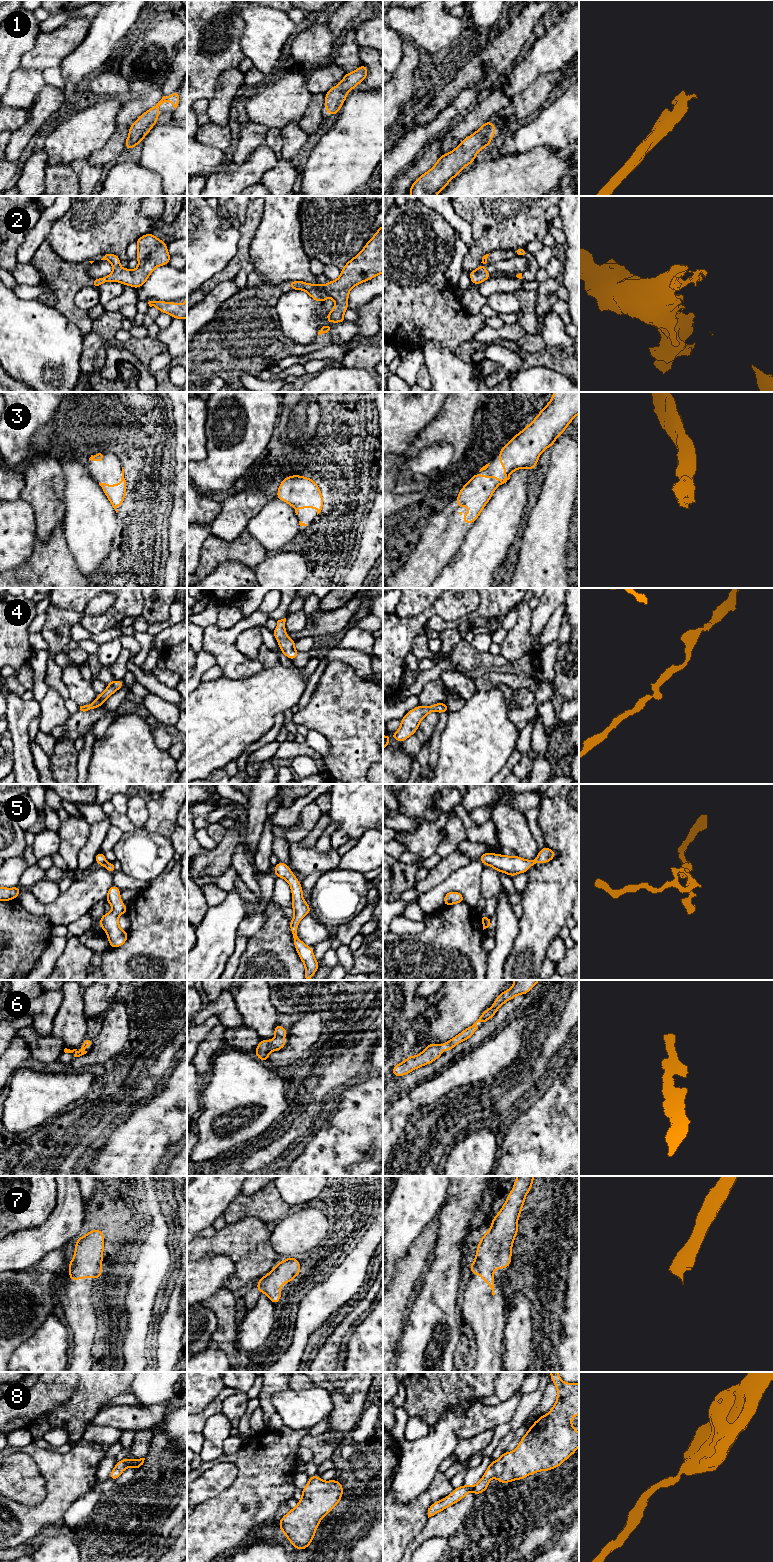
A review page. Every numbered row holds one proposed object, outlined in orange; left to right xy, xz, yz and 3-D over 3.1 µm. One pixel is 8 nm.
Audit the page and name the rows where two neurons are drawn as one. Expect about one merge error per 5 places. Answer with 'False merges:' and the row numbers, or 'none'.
False merges: none

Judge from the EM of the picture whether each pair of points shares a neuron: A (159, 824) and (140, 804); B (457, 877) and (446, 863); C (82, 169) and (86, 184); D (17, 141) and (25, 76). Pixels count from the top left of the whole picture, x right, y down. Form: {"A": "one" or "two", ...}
{"A": "two", "B": "two", "C": "one", "D": "two"}

